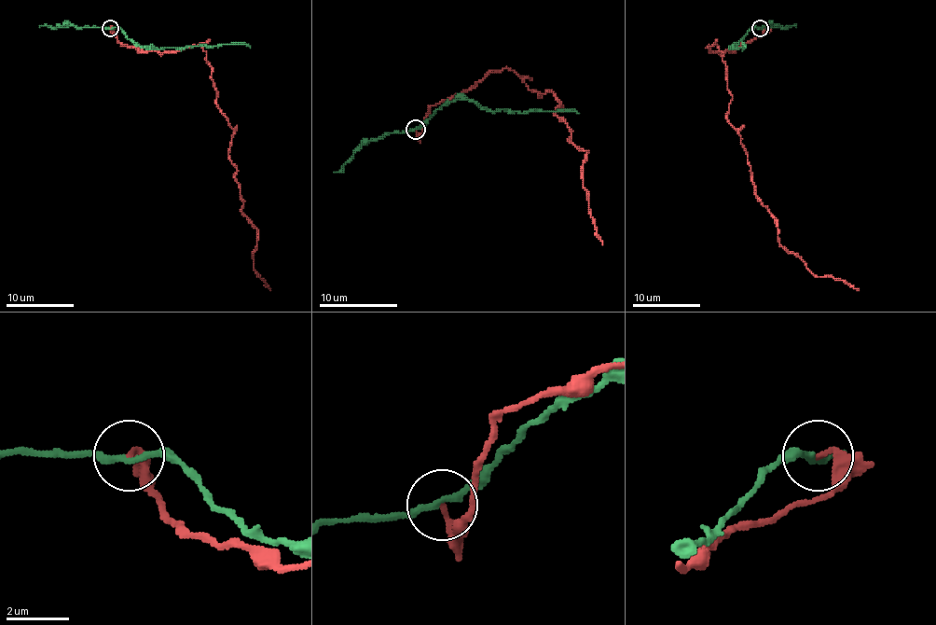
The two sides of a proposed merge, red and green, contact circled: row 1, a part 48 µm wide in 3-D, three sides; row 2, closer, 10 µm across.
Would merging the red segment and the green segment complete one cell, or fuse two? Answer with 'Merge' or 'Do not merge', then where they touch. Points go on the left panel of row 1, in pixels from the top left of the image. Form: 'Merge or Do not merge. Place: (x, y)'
Do not merge. Place: (110, 28)

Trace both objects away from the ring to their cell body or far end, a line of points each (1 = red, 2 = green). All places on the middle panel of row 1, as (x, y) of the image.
1: (416, 129), (432, 105), (510, 68), (540, 97), (551, 91), (553, 113), (586, 150), (583, 187), (602, 244)
2: (414, 129), (437, 109), (457, 100), (471, 100), (492, 111), (579, 113)

